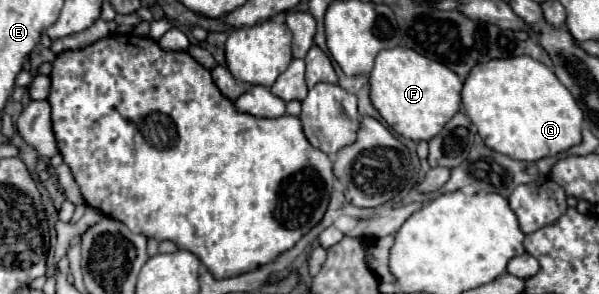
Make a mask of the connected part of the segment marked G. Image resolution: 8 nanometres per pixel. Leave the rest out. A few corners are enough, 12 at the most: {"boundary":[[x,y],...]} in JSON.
{"boundary":[[529,55],[475,65],[461,105],[521,161],[581,141],[583,111]]}

